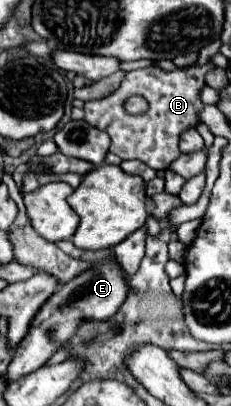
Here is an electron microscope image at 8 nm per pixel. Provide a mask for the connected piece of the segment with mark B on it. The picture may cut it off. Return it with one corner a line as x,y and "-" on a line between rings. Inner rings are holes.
209,61
205,65
193,65
187,69
163,71
161,67
145,67
137,71
129,71
121,81
119,89
99,101
85,103
85,121
111,137
111,153
121,159
137,159
149,165
155,171
163,171
167,163
177,159
179,137
187,129
195,129
201,125
199,113
205,103
201,101
201,91
205,89
205,75
213,71
215,65
-
129,95
143,95
149,101
149,111
137,117
131,117
123,111
123,101
-
107,103
107,105
101,105

